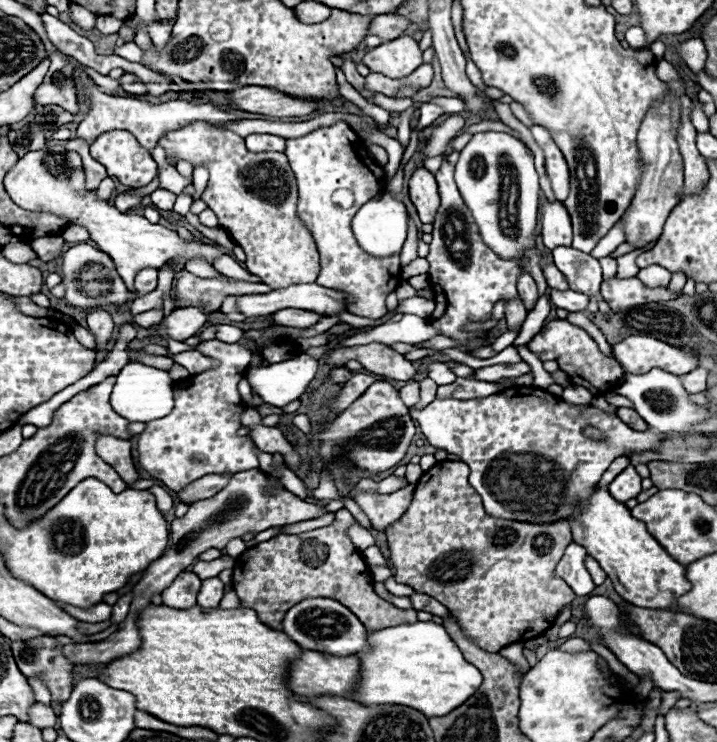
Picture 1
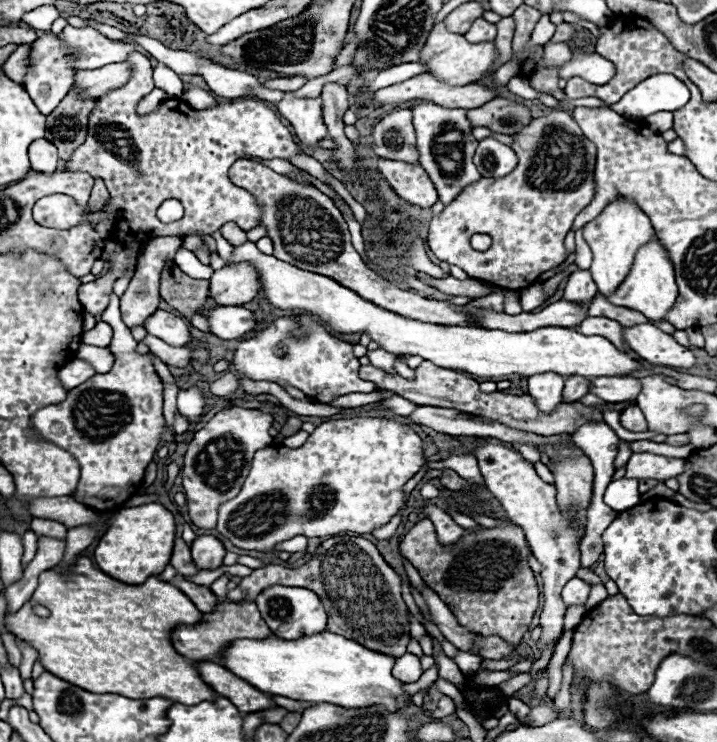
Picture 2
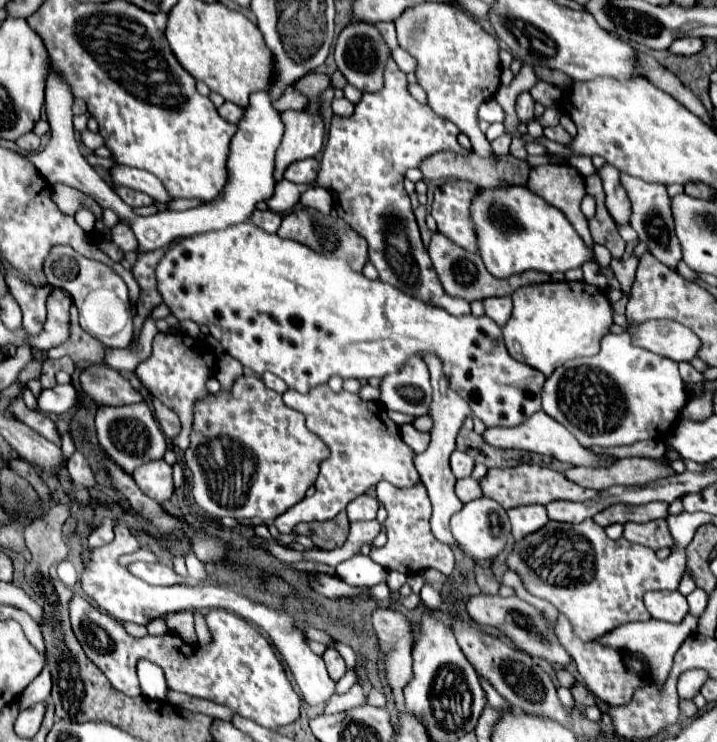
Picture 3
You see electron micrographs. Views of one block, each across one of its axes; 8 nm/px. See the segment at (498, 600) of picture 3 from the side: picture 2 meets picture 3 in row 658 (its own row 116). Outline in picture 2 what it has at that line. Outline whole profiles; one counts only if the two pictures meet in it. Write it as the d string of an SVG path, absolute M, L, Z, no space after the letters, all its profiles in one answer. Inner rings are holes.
M554 110L542 118L532 120L528 126L514 136L512 144L514 152L518 154L518 166L512 174L500 180L476 180L460 192L452 204L448 204L438 216L432 218L432 228L428 234L428 246L432 252L448 264L460 266L468 272L470 278L482 280L492 286L500 286L504 290L524 290L536 282L536 278L556 268L566 260L564 236L574 224L574 218L592 202L594 196L594 168L596 168L596 146L580 132L580 126L572 120L570 114ZM472 234L490 234L492 246L486 252L476 252L470 246Z

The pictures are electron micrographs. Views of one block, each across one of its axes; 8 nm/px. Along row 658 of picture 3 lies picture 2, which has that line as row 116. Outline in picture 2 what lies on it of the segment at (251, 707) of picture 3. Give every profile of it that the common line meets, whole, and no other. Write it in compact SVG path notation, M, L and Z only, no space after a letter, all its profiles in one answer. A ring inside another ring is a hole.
M134 52L128 56L134 64L132 78L126 86L112 90L98 98L98 106L90 114L88 138L76 148L66 162L68 172L88 172L94 178L102 178L108 192L112 214L112 236L116 248L106 258L114 264L106 276L82 284L78 288L84 310L98 316L108 306L114 282L122 278L130 266L130 248L160 236L198 236L212 234L226 222L236 222L244 232L256 228L262 218L258 200L234 186L228 178L228 168L240 158L264 158L264 160L290 160L304 150L294 142L290 130L282 124L276 110L260 100L240 98L234 102L218 102L208 110L194 110L182 100L166 100L160 108L148 116L138 116L138 102L152 90L152 66L150 60ZM138 178L142 186L138 192ZM124 192L128 192L128 204L124 204ZM164 200L180 200L184 206L184 218L172 224L164 224L156 218L156 210Z

